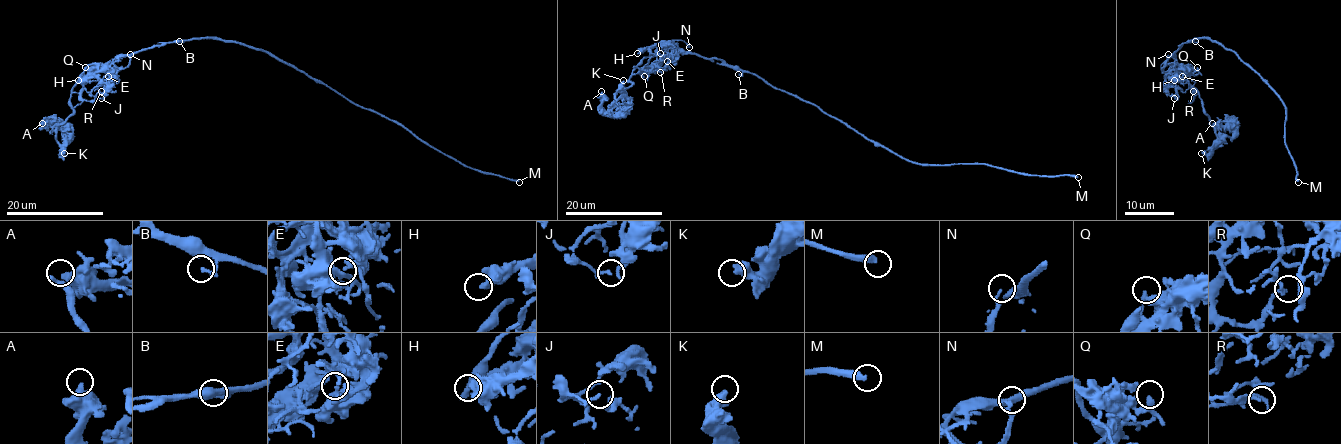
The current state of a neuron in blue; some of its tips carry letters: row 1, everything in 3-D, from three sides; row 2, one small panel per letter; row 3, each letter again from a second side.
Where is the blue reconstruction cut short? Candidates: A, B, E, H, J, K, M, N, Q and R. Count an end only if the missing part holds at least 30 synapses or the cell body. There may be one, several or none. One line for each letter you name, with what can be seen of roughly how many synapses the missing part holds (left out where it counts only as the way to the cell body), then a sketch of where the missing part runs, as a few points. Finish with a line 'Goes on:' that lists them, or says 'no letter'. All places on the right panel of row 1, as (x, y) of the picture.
M: Course of what is missing: (1298, 182), (1271, 153)
Goes on: M

